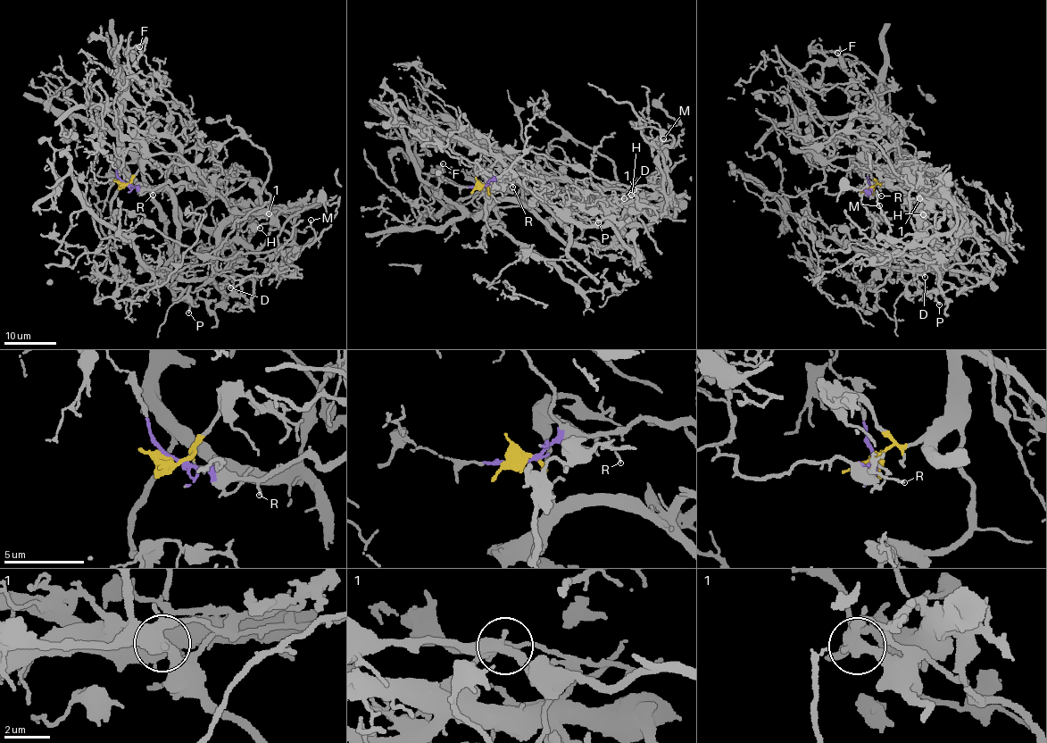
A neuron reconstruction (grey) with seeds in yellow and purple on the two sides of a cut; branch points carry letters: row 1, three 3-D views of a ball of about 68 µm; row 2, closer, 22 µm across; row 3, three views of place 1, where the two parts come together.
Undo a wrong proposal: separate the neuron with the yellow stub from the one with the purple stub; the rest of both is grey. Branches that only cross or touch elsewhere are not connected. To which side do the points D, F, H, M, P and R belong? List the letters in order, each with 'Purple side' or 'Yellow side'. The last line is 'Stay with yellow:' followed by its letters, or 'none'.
D: Purple side
F: Yellow side
H: Purple side
M: Purple side
P: Purple side
R: Purple side
Stay with yellow: F

